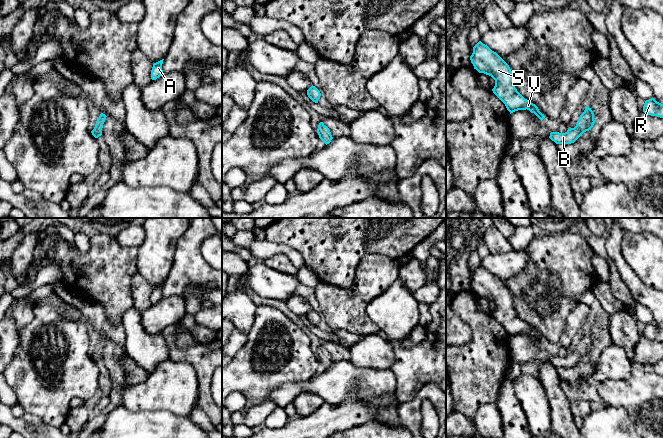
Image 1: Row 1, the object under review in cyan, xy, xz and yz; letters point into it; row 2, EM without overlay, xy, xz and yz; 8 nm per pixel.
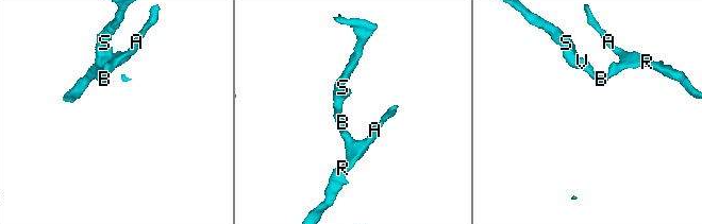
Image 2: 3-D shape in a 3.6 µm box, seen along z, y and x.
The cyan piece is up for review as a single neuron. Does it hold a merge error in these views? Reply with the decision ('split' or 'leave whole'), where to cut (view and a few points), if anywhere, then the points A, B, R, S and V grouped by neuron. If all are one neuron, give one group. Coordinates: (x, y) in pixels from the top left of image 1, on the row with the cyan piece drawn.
leave whole | no cut | A B R S V

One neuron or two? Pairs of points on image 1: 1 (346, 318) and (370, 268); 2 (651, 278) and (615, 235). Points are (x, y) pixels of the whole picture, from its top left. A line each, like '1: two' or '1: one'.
1: one
2: two

